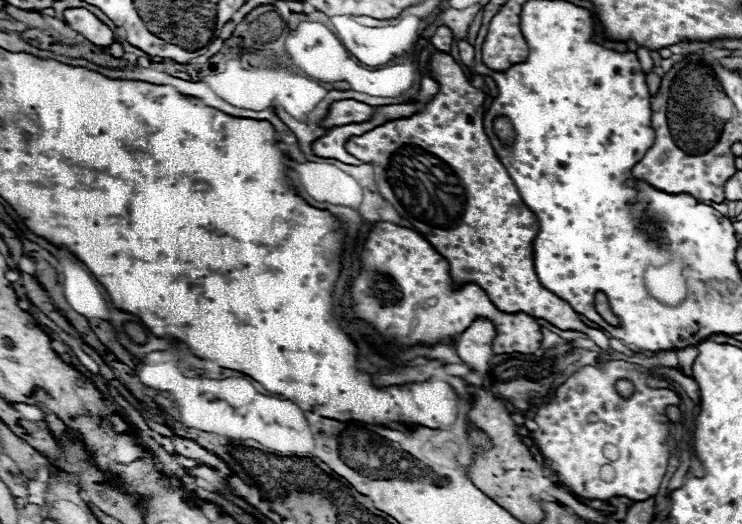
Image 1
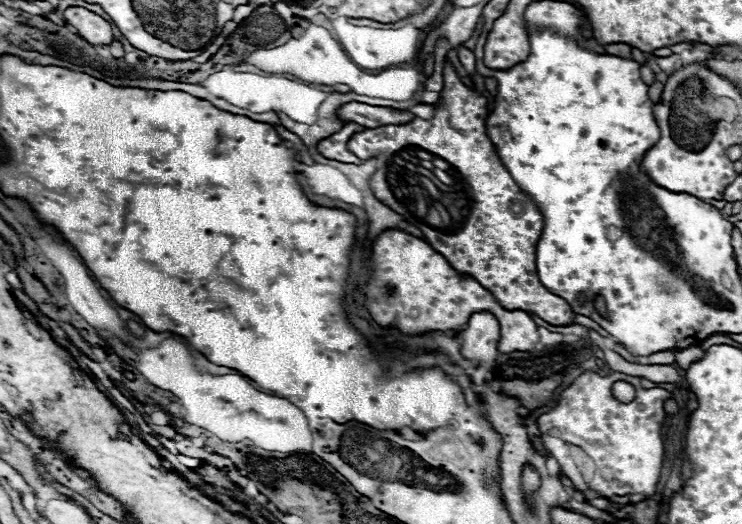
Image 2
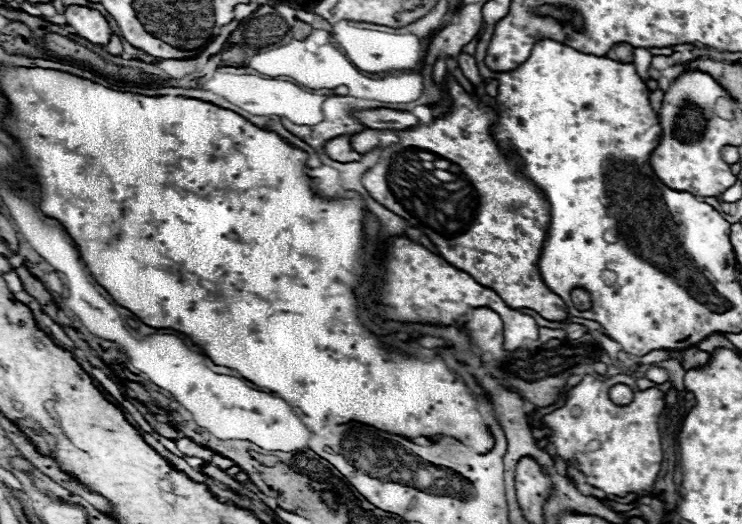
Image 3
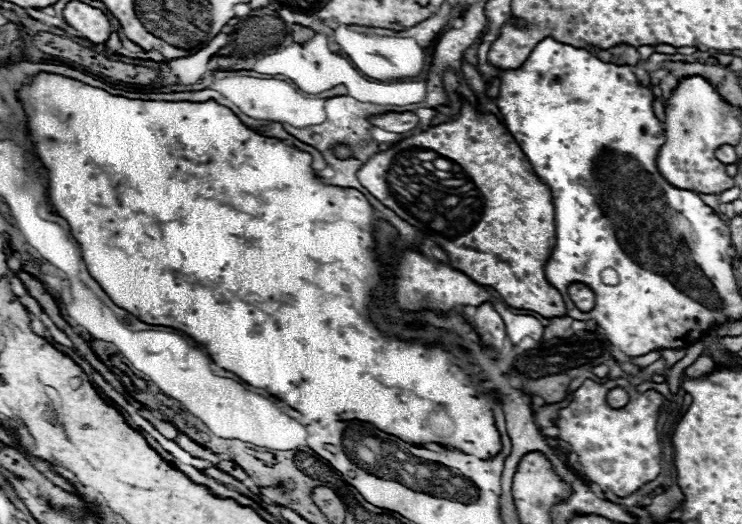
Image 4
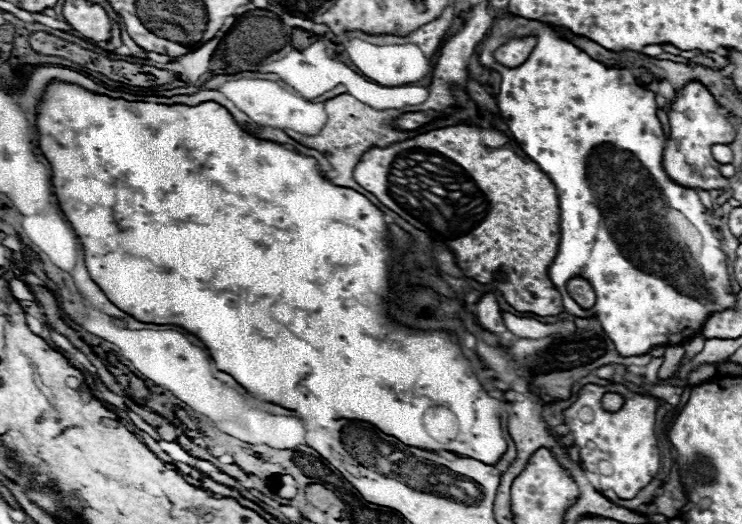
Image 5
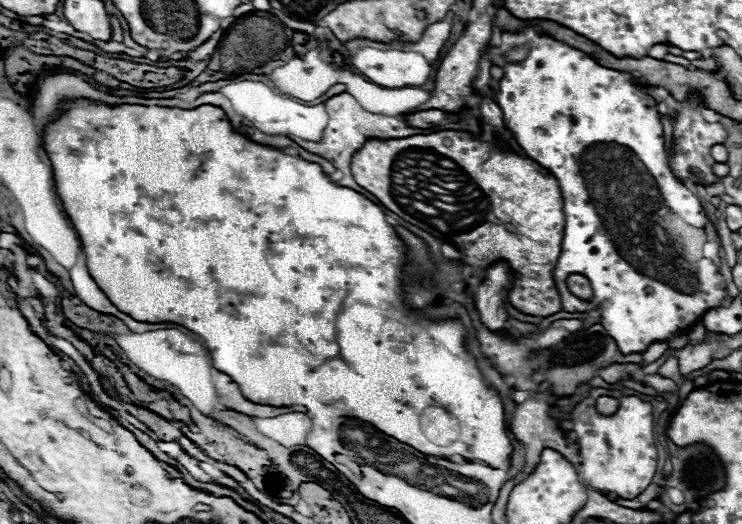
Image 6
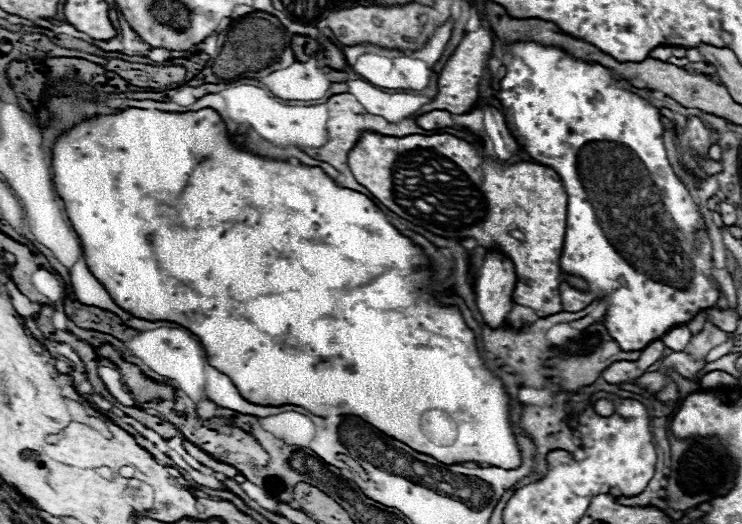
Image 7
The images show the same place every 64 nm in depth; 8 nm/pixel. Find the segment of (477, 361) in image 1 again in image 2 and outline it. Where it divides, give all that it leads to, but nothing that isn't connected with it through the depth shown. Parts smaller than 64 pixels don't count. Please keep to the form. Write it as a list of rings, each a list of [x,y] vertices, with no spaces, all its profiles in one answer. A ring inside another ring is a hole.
[[[488,312],[472,314],[468,326],[458,334],[462,342],[462,356],[474,362],[494,362],[498,358],[498,340],[500,326],[496,318]]]

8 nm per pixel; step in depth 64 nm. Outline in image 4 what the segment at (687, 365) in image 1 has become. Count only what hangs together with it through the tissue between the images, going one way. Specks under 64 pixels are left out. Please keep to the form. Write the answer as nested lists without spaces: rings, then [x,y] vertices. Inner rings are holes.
[[[700,354],[698,360],[684,370],[684,376],[704,376],[704,374],[708,374],[712,370],[714,370],[714,360],[710,356],[706,356],[706,354]]]

